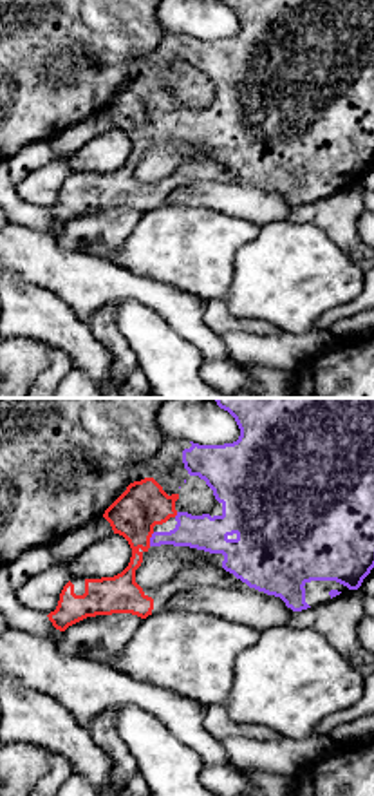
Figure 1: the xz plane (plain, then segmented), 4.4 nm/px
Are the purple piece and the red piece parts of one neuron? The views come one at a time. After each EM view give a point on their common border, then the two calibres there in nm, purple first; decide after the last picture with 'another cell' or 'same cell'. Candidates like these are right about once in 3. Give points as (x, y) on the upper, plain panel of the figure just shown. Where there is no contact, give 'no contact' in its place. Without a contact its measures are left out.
contact (150, 134); calibres 160 and 200 nm

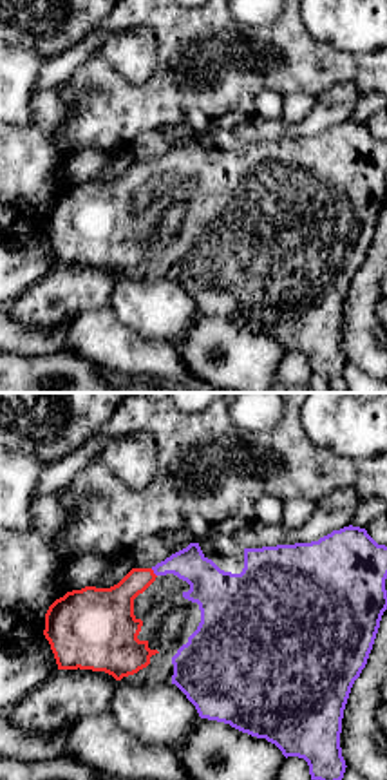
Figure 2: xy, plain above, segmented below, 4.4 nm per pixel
contact (154, 167); calibres 180 and 190 nm

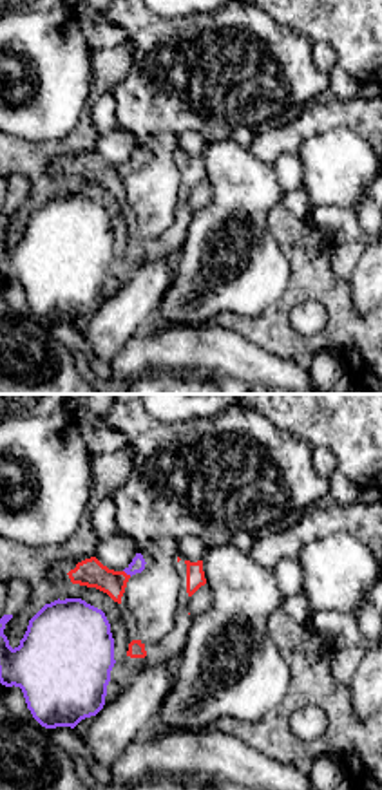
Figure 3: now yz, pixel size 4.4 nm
contact (127, 169); calibres 70 and 120 nm

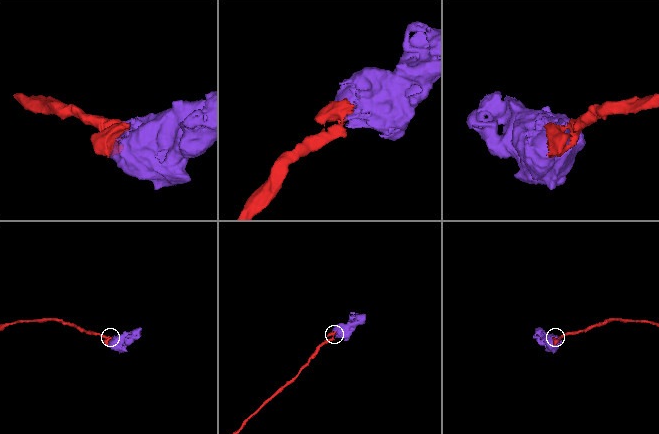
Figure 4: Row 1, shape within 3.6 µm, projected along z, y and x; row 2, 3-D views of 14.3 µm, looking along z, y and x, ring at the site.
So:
same cell

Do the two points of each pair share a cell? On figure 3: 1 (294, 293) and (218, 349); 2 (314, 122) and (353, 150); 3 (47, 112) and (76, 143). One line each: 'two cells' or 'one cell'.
1: two cells
2: two cells
3: two cells

